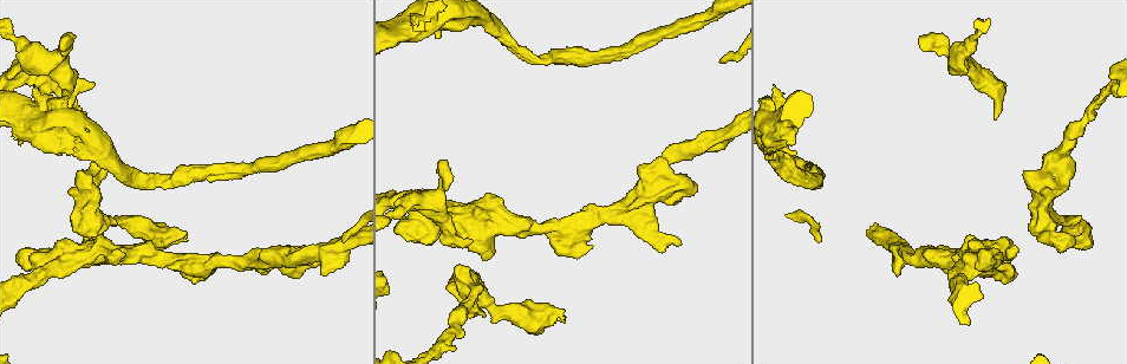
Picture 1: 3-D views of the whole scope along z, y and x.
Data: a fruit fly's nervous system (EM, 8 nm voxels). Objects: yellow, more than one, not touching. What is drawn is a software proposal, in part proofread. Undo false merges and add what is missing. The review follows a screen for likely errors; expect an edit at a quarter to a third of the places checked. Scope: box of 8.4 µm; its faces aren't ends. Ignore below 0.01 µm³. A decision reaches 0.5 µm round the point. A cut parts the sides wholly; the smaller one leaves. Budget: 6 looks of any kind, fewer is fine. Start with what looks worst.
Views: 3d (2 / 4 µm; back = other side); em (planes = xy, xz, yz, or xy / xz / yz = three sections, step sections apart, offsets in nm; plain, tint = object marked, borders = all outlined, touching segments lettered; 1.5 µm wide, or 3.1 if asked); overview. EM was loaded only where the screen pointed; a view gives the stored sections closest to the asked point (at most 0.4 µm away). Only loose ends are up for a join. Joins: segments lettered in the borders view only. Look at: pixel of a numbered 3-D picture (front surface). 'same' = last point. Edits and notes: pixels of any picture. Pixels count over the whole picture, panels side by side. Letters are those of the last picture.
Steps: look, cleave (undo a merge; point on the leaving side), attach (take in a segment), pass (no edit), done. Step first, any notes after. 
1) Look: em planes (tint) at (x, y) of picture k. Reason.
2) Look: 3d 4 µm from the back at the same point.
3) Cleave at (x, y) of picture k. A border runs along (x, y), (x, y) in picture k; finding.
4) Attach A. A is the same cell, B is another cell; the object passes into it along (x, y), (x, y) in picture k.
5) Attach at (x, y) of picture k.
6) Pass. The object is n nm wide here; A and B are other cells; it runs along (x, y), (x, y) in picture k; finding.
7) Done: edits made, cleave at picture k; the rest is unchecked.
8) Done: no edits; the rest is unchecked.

Look: em yz step 4 (borders) at (994, 119) of picture 1. Branch stops here.

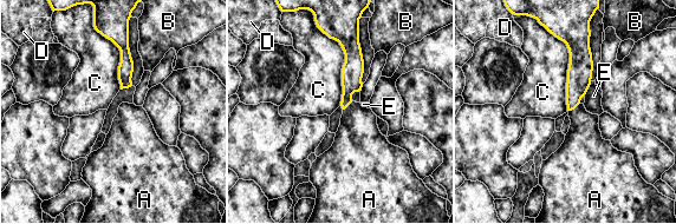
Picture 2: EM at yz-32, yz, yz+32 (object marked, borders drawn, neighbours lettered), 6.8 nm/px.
Look: em planes (borders) at the same point. Another direction.

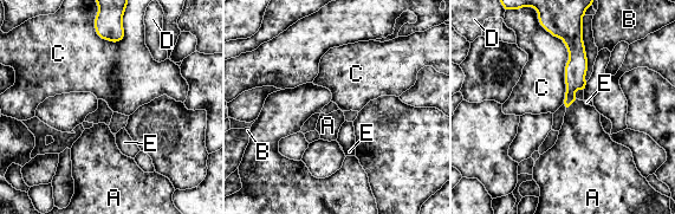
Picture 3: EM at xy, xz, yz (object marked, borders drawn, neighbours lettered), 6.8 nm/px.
Attach A. A is the same cell, B, C, D and E are other cells; the object passes into it along (576, 67), (571, 103), (582, 137) in picture 3; the neuron continues.

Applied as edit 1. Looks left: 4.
Look: 3d 2 µm at (194, 267) of picture 1. Arms part here.

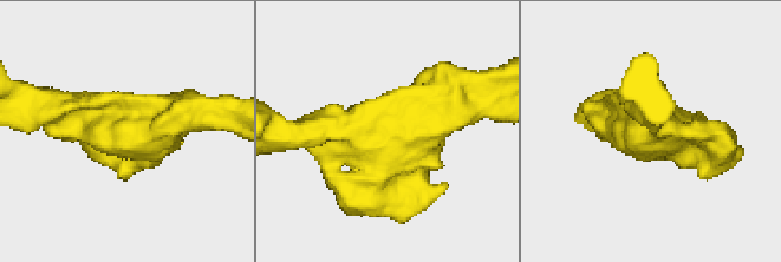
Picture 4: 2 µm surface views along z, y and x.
Look: em planes (borders) at (392, 130) of picture 4. Now the EM.

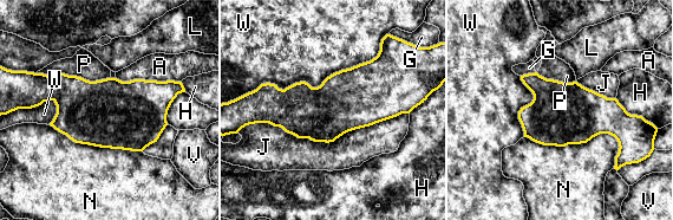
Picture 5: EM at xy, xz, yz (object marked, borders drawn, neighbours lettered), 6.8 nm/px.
Pass. The object is 420 nm wide here; A, G, H, J, L, N, P, V and W are other cells; a border runs along (380, 50), (317, 86), (260, 85) in picture 5; all the same neuron.

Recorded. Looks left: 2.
Look: em planes (tint) at (677, 242) of picture 1. An open end.

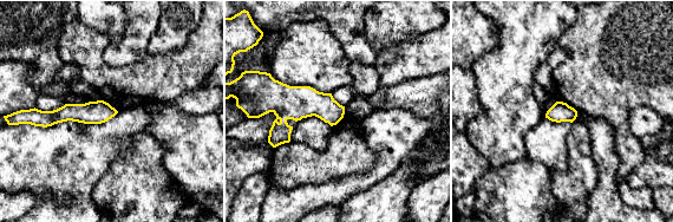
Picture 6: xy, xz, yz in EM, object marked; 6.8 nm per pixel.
Look: em planes (borders) at the same point. What lies round it.

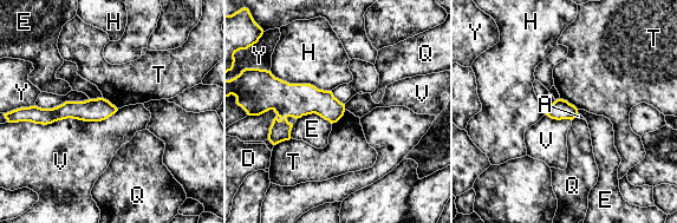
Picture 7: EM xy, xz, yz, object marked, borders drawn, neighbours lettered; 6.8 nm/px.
Pass. The object is 140 nm wide here; A, D, E, H, Q, T, V and Y are other cells; it runs along (112, 109), (65, 110), (34, 117) in picture 7; no lettered segment goes on from it.

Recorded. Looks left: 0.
Done: edits made, attach at picture 3; the rest is unchecked.

